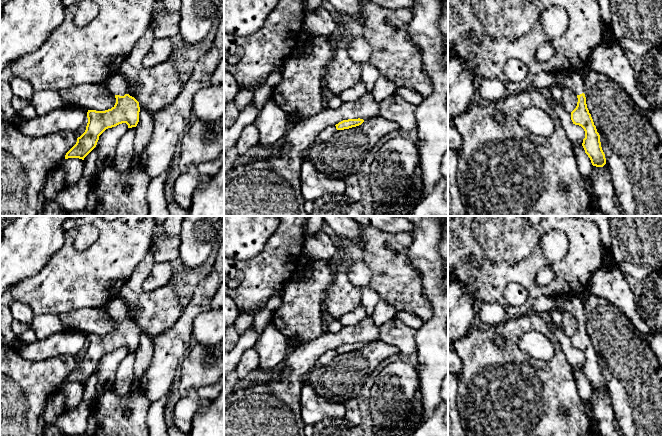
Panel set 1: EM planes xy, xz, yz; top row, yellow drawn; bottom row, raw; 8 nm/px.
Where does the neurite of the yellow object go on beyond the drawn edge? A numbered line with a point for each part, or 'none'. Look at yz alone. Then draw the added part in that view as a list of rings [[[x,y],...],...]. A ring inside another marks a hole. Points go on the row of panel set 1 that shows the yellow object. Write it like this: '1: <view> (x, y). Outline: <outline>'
1: yz (574, 81). Outline: [[[570,73],[564,77],[565,88],[570,88],[576,95],[584,93],[584,82],[579,73]]]

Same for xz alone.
none

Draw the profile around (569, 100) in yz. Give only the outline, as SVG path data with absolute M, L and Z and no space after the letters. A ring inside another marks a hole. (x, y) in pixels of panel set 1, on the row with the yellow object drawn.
M564 88L561 105L567 112L572 112L577 106L578 98L573 90L570 88Z

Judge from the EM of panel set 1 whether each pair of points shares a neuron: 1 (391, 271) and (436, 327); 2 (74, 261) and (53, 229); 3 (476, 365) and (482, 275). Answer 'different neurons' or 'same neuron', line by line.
1: different neurons
2: different neurons
3: different neurons

